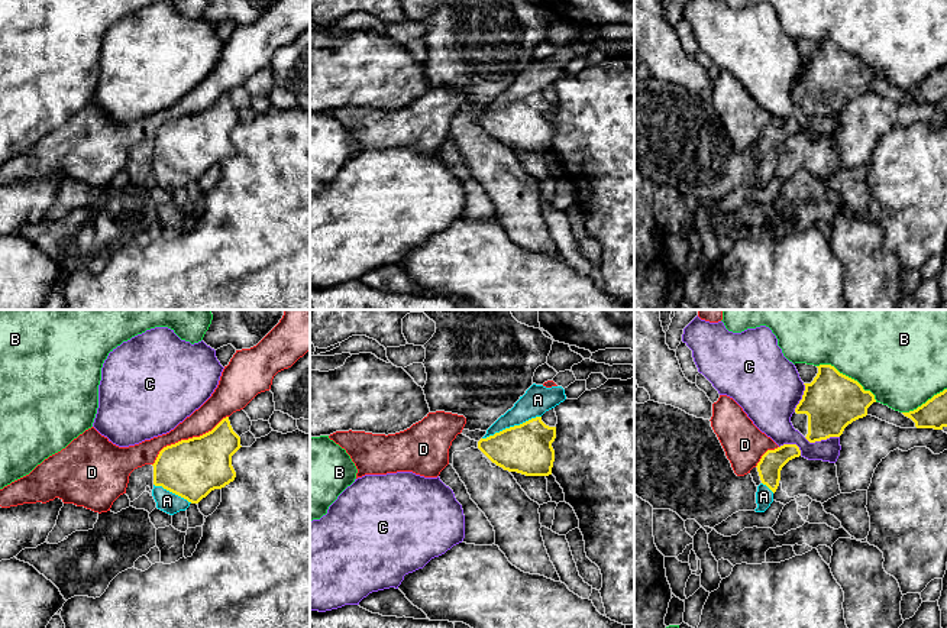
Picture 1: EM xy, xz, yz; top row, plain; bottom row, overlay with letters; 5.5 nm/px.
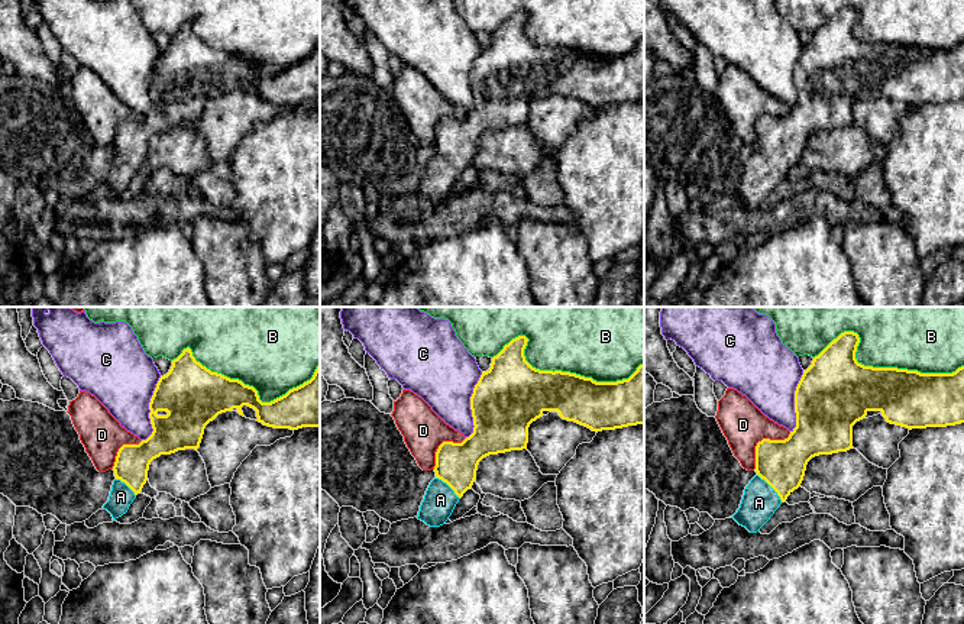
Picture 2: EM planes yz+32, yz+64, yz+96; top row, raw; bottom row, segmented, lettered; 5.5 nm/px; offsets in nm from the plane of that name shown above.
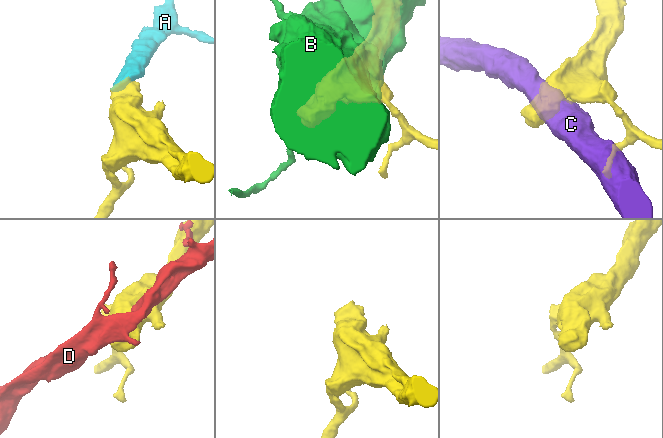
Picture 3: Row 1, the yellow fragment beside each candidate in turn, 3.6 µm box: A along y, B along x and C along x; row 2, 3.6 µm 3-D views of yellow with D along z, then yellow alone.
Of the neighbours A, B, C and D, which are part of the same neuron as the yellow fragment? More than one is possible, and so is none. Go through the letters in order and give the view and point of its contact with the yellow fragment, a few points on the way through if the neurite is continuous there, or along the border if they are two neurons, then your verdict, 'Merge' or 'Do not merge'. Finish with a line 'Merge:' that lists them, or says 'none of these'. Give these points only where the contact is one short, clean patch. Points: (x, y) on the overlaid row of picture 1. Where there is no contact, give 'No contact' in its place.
A: Touches yellow at xz (511, 427). Path across: xz (526, 449), (511, 427), (537, 400). Merge
B: Touches yellow at yz (847, 376). Do not merge
C: Touches yellow at yz (821, 439). Do not merge
D: Touches yellow at xy (188, 439). Do not merge
Merge: A

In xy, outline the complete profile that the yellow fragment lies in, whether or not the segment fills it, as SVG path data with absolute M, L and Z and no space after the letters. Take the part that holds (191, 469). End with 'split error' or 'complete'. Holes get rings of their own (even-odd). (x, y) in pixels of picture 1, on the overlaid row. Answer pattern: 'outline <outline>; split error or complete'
outline M229 417L200 437L164 447L152 464L156 508L174 515L233 482L232 456L240 447Z; split error

